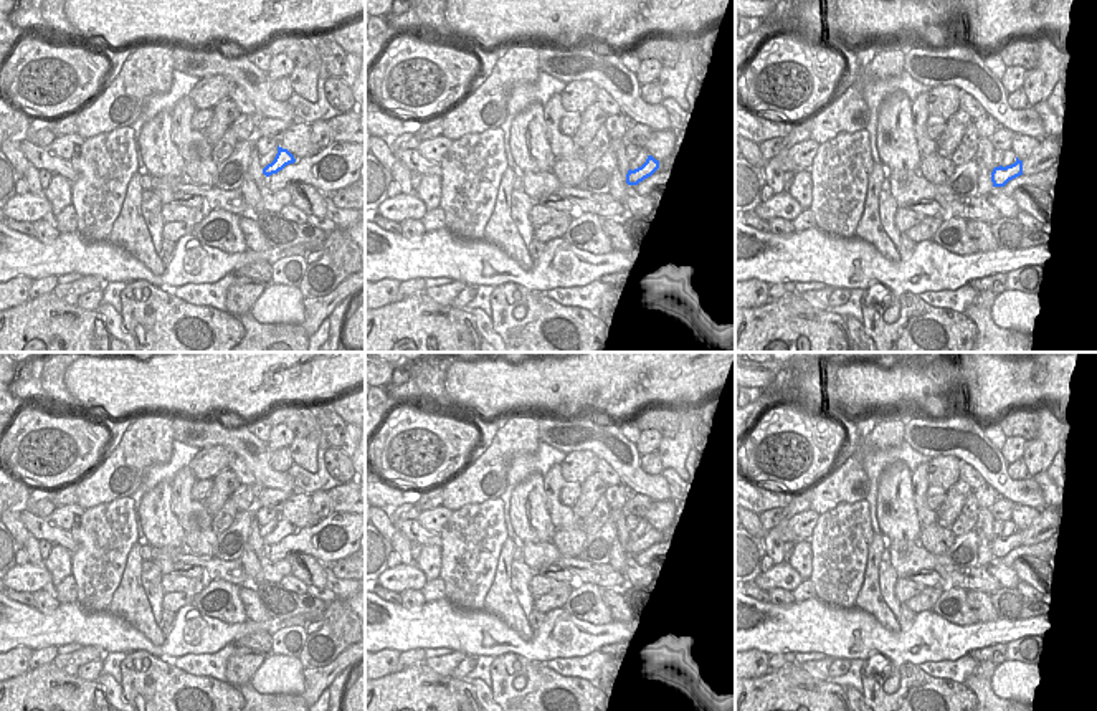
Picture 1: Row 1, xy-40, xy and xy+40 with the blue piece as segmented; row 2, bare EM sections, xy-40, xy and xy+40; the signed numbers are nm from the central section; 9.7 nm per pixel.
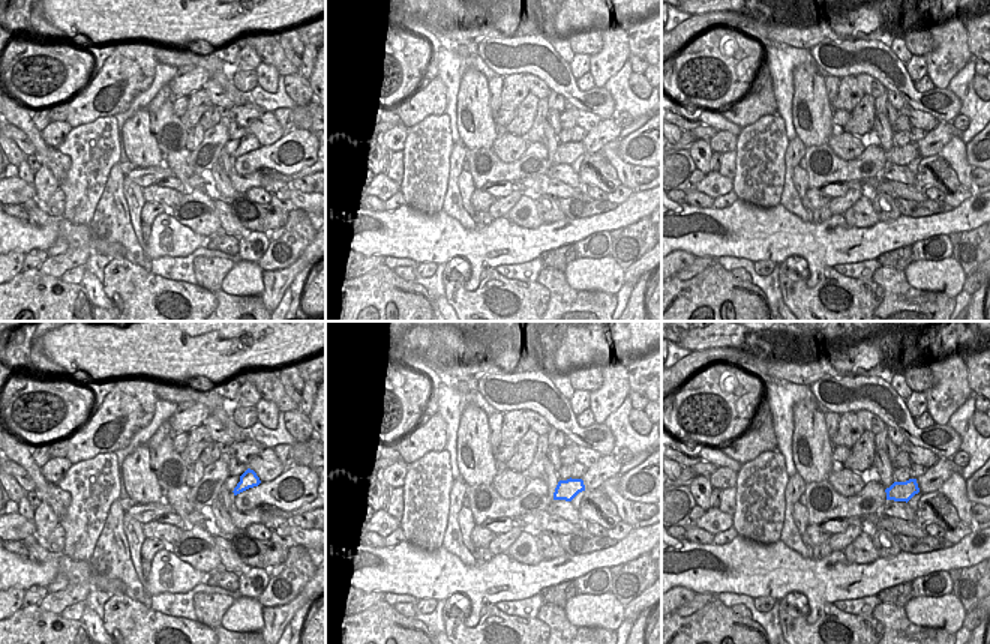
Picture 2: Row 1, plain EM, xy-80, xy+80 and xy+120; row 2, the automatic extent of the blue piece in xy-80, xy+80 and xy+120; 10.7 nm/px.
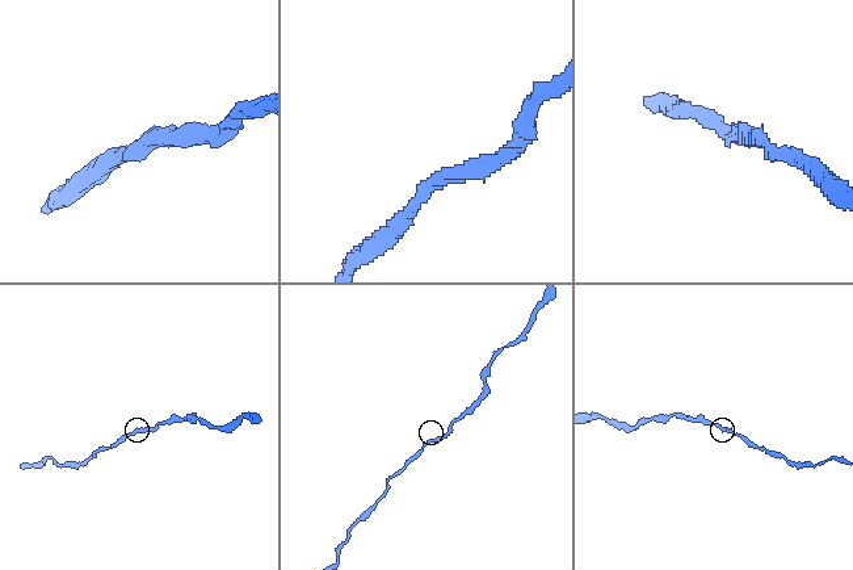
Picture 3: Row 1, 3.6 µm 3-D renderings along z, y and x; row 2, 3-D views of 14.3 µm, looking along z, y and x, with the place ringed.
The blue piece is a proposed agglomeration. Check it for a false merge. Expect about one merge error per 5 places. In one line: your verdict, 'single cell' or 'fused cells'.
single cell

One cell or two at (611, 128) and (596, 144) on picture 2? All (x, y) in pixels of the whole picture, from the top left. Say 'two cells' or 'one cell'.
one cell

